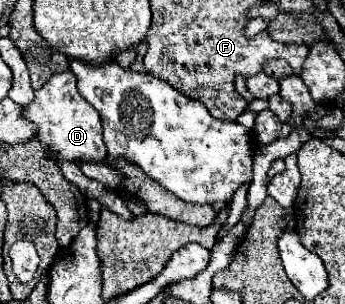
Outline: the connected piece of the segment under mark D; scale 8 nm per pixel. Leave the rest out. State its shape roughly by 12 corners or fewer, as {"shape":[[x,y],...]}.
{"shape":[[70,70],[34,92],[22,116],[46,158],[106,158],[100,114]]}

